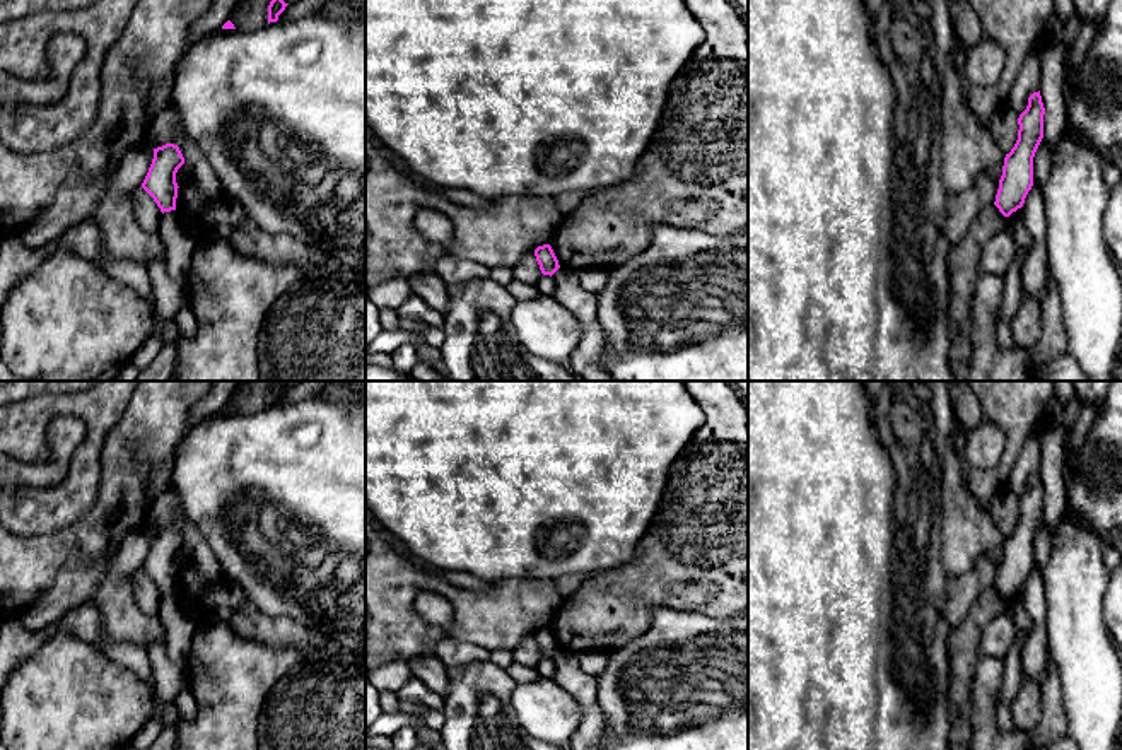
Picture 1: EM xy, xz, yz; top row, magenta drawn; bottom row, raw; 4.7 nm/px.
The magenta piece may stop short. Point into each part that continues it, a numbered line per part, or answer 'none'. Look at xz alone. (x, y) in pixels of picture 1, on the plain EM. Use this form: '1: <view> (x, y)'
none

